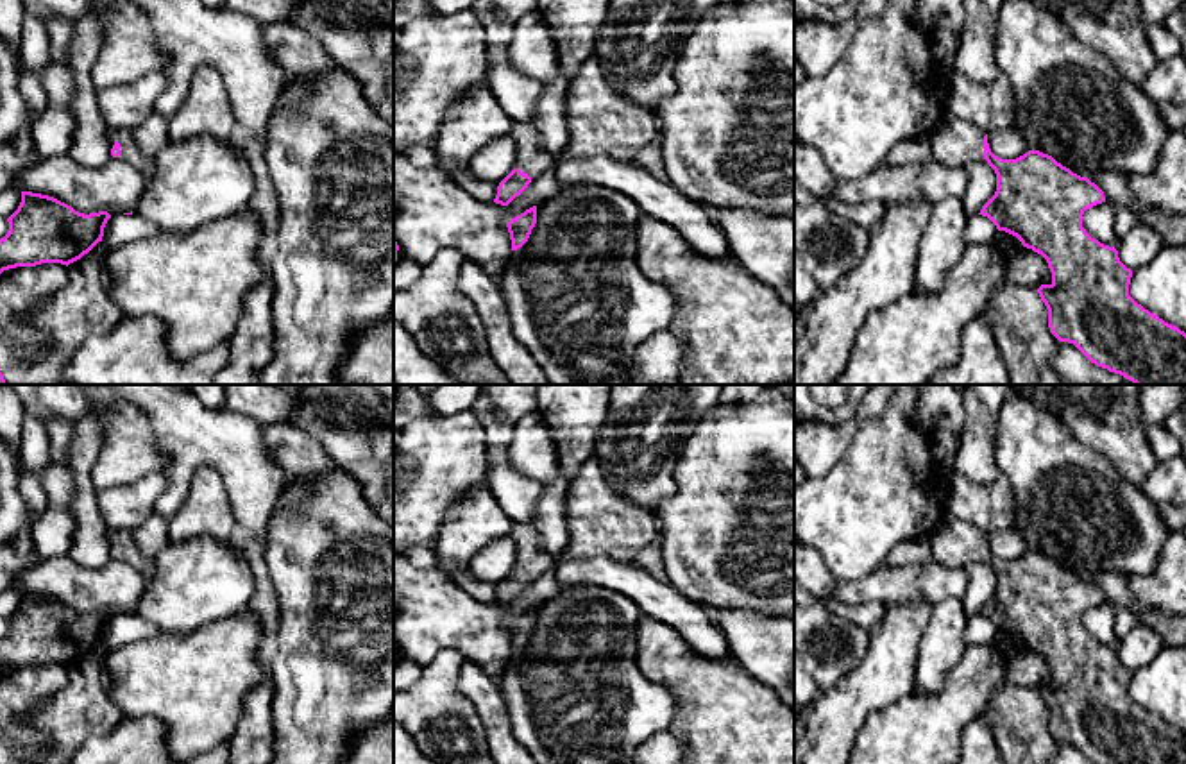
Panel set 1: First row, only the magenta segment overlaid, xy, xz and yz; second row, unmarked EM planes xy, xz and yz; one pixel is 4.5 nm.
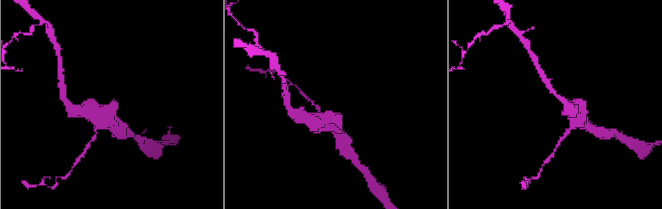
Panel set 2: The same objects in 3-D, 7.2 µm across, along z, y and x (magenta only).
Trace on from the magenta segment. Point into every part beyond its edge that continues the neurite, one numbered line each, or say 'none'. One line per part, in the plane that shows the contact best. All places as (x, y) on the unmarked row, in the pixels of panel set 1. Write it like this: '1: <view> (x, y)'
1: yz (956, 543)

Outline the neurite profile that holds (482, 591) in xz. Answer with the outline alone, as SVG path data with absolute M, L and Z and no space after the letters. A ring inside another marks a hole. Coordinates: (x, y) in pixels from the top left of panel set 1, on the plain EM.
M469 565L454 571L451 580L476 601L494 603L497 596L499 583L488 583L478 580Z

